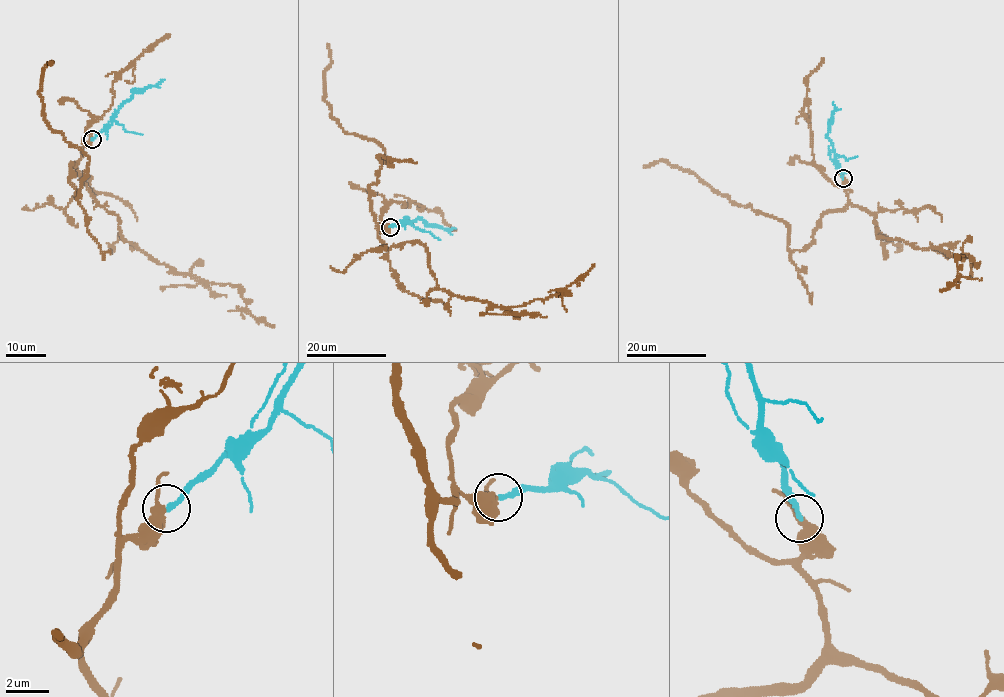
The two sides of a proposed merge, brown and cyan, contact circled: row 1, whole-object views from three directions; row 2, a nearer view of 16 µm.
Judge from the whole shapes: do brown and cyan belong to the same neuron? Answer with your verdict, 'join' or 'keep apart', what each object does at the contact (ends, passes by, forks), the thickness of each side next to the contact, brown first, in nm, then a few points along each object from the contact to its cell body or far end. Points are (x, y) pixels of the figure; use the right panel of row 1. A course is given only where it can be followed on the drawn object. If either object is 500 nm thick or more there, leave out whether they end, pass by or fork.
join; brown passes by; cyan ends; calibres 360 and 190 nm; course brown (843, 178), (850, 202), (875, 215), (877, 236), (964, 254), (957, 256), (958, 278), (940, 290); course cyan (843, 178), (833, 146), (827, 137), (835, 110), (833, 101)

